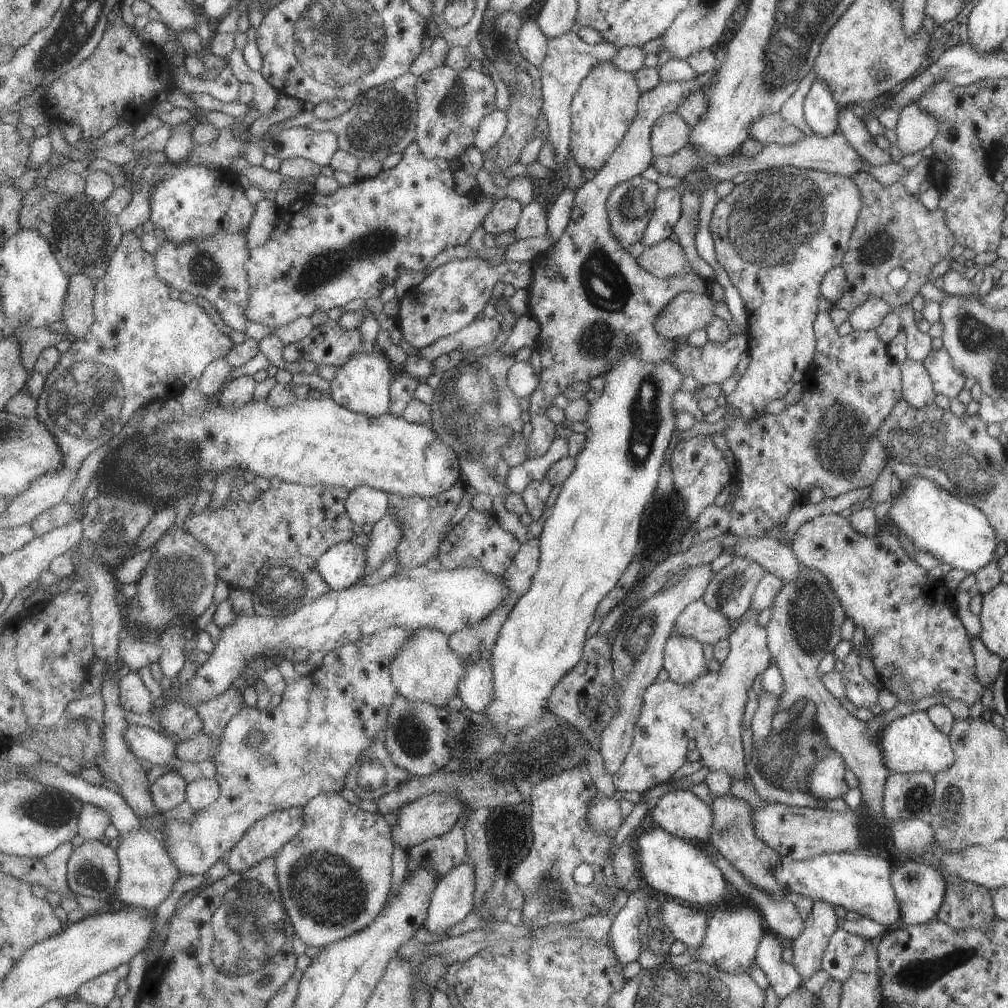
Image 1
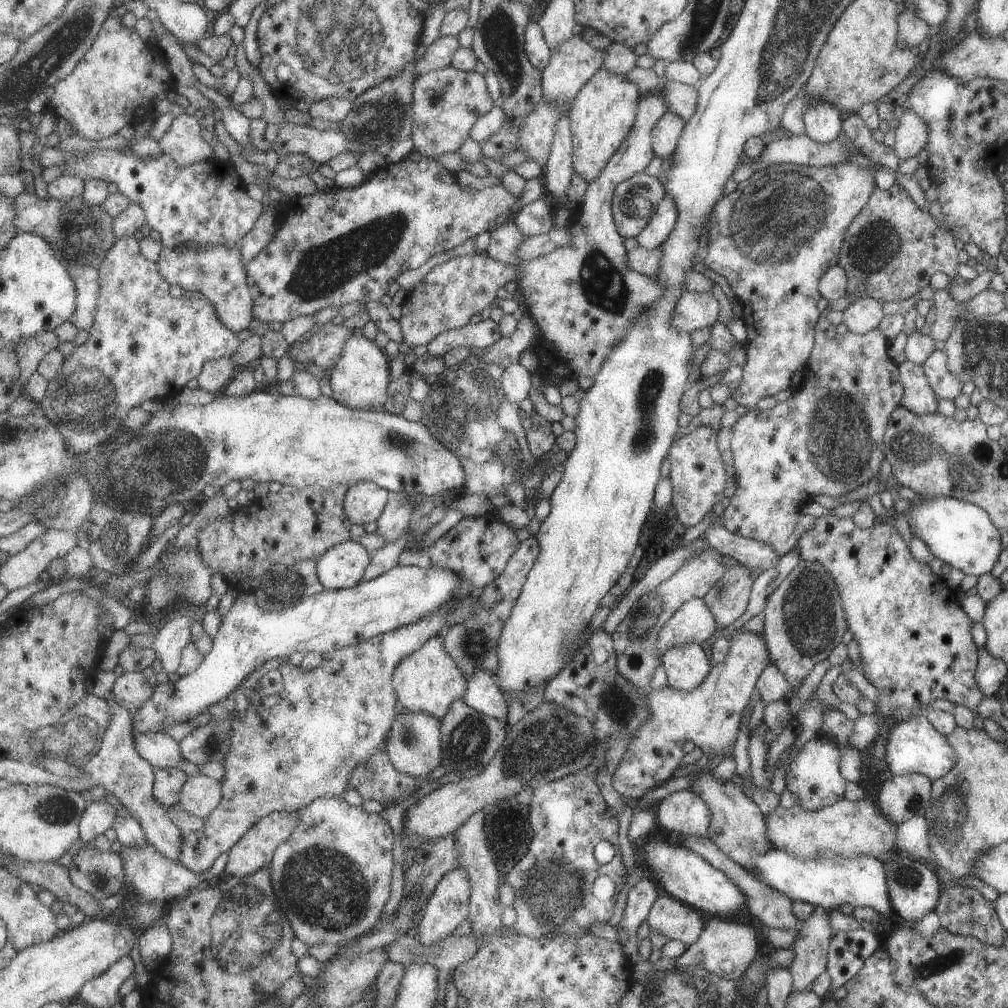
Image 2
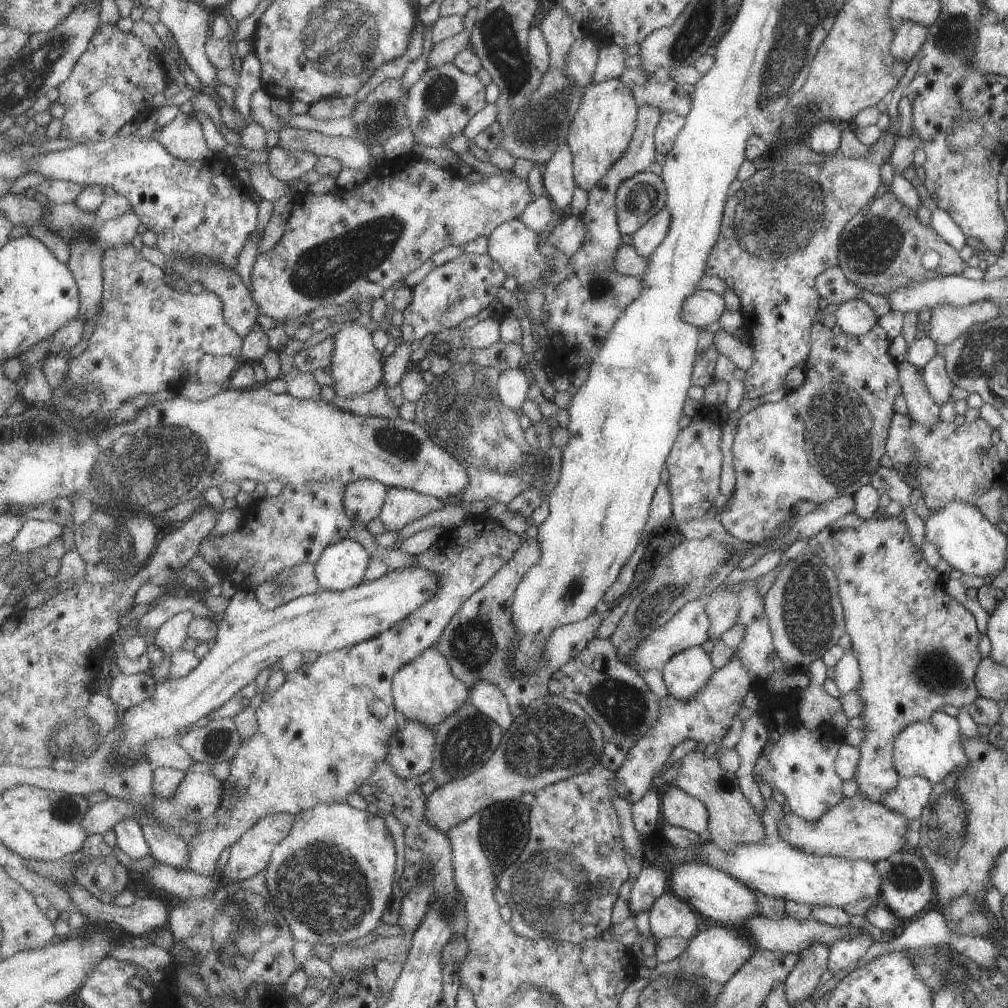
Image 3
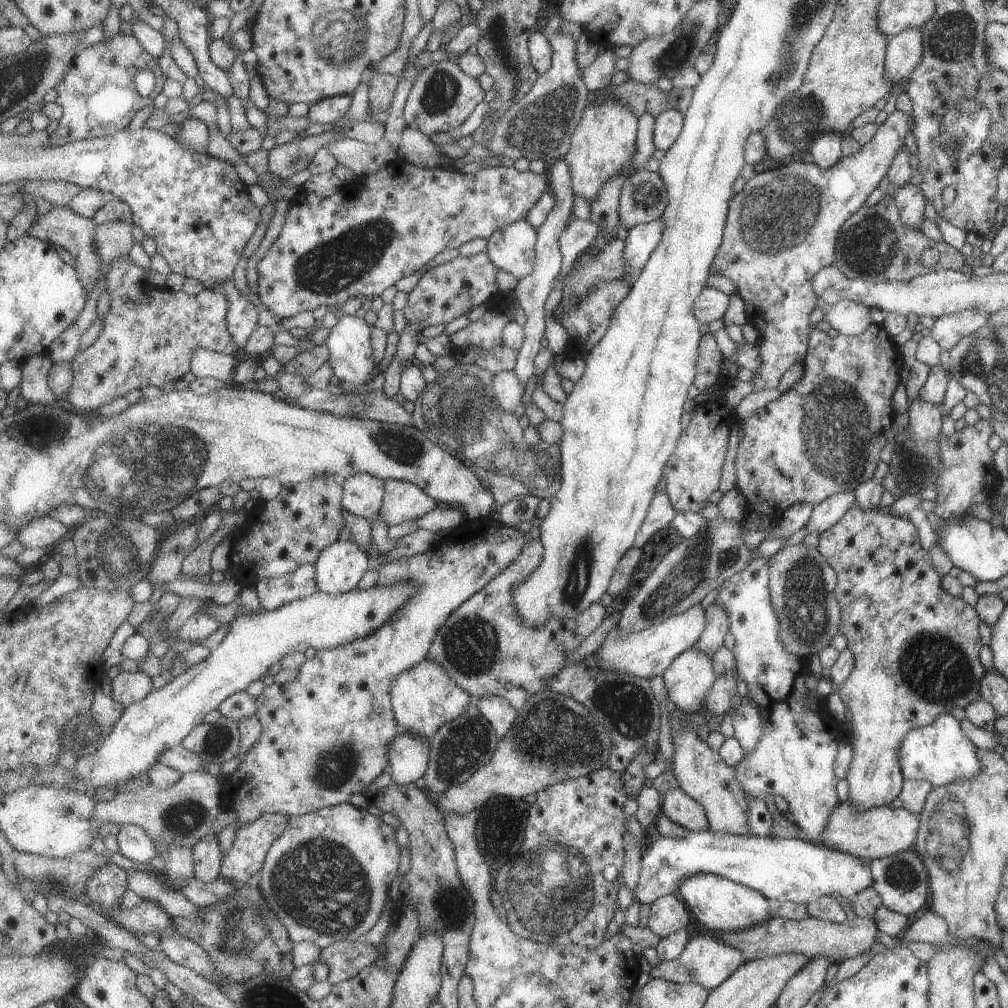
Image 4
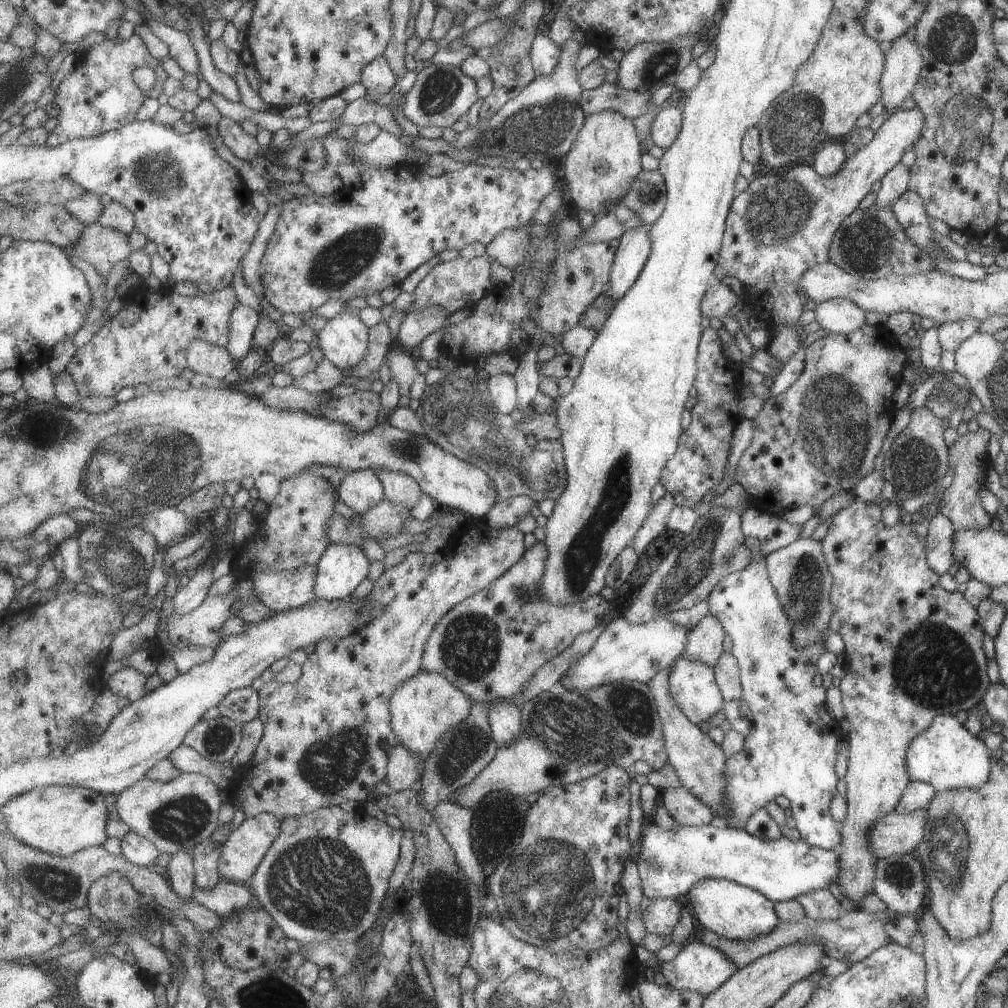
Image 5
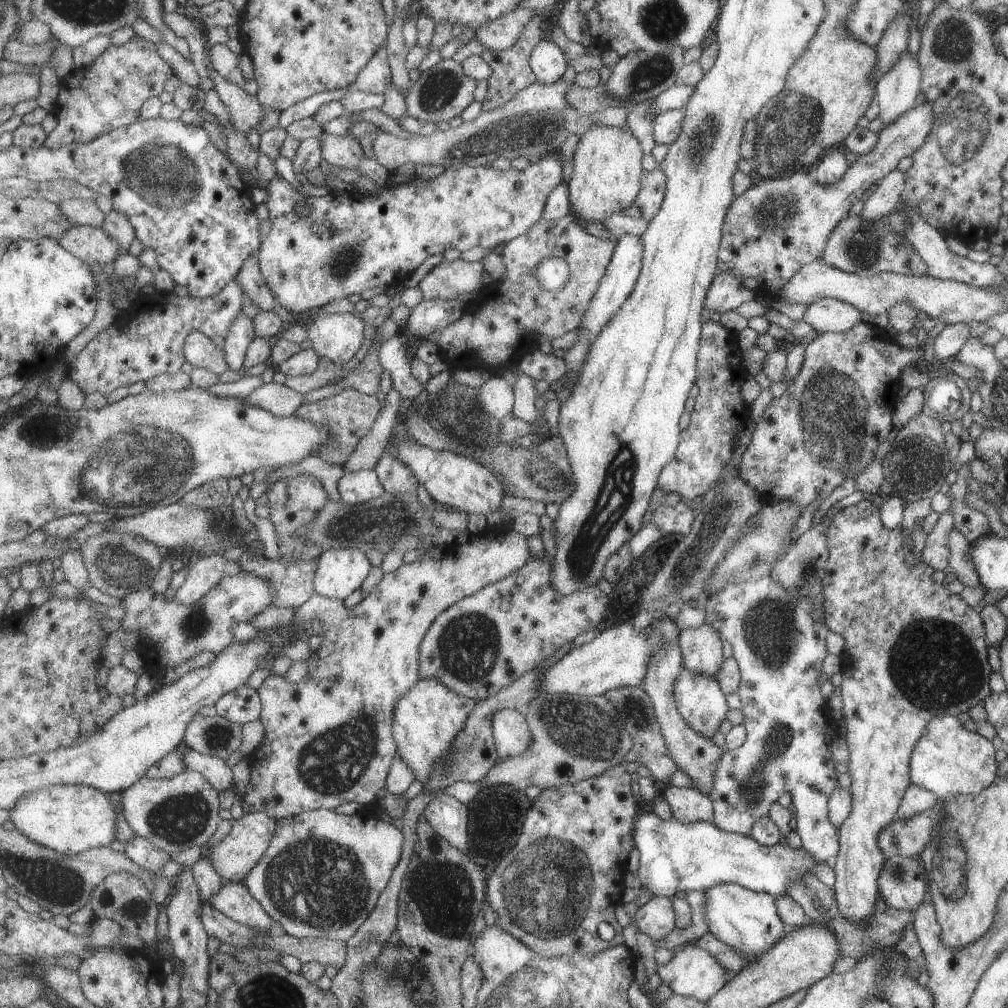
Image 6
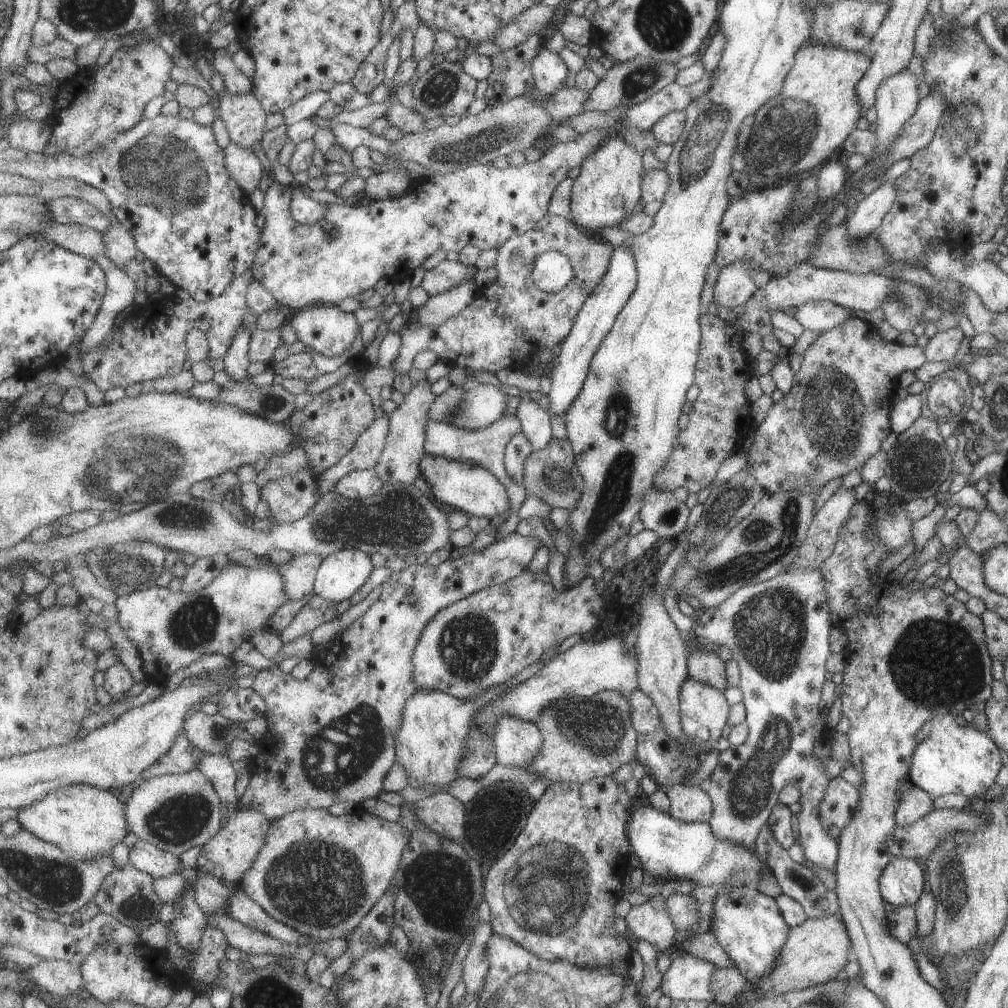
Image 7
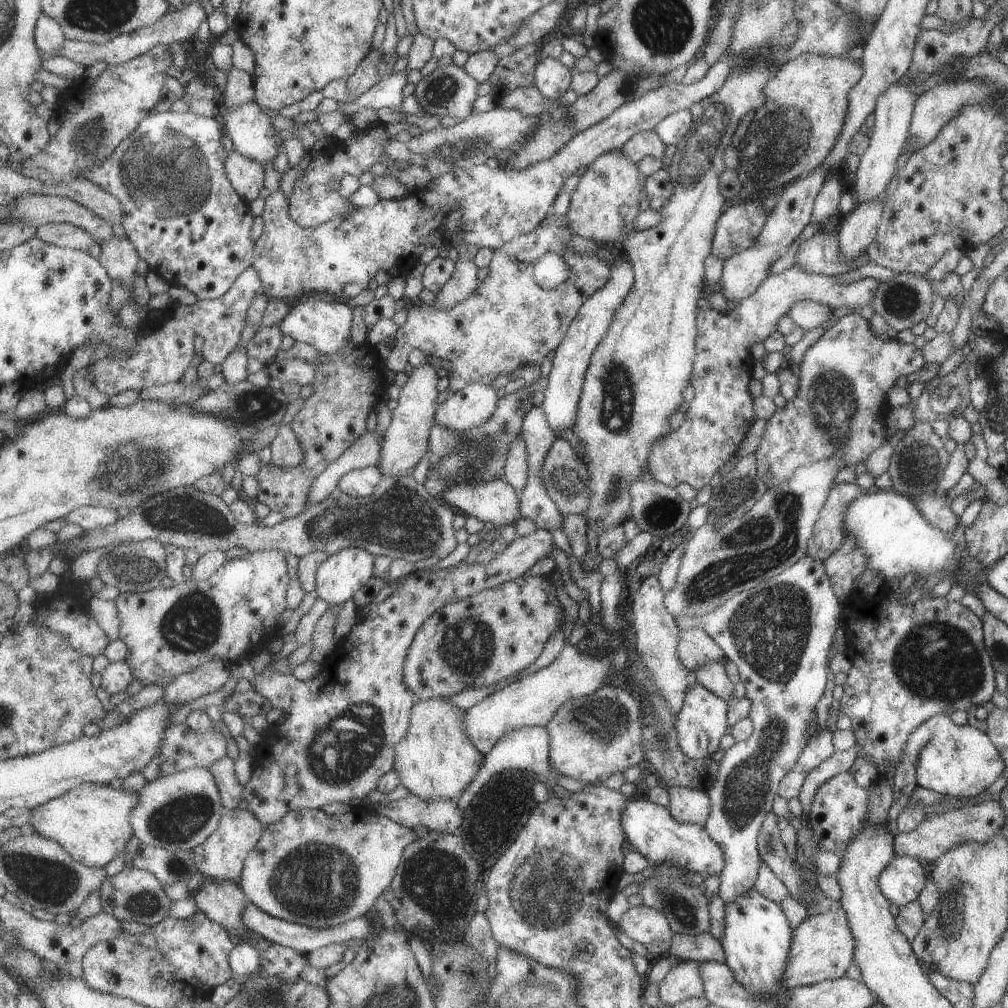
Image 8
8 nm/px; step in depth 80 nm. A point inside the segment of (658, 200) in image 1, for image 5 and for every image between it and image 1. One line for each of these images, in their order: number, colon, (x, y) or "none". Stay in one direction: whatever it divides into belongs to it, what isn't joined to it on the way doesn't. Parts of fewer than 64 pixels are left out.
2: (663, 220)
3: (646, 238)
4: (641, 239)
5: (634, 246)

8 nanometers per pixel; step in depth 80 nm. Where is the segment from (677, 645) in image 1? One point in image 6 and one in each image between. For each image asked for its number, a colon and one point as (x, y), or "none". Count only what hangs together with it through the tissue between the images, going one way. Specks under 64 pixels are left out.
2: (685, 665)
3: (685, 673)
4: (687, 680)
5: (692, 684)
6: (699, 699)

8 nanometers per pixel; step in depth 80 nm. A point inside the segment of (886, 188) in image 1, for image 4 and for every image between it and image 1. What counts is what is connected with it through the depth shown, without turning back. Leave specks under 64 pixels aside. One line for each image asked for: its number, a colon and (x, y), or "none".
2: (891, 248)
3: (880, 249)
4: (873, 244)

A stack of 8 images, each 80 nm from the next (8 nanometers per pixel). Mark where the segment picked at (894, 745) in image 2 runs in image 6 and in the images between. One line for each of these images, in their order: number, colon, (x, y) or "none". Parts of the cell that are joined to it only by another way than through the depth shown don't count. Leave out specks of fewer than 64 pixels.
3: (929, 749)
4: (938, 753)
5: (945, 755)
6: (947, 759)

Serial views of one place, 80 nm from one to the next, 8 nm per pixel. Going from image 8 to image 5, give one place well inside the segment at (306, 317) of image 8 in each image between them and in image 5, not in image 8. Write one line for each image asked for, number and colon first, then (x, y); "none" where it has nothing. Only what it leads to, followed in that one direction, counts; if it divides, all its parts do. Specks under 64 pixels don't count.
5: (345, 339)
6: (338, 336)
7: (323, 328)

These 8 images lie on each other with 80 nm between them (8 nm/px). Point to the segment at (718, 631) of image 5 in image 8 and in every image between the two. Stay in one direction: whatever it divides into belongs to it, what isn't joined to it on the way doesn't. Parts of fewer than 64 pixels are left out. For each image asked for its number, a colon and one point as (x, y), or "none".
6: (700, 646)
7: (703, 664)
8: (712, 676)

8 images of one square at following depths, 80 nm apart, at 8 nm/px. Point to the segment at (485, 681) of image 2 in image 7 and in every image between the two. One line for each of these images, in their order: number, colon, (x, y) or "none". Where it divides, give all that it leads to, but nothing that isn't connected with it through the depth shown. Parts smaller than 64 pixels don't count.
3: (489, 699)
4: (502, 714)
5: (506, 718)
6: (511, 730)
7: (518, 742)

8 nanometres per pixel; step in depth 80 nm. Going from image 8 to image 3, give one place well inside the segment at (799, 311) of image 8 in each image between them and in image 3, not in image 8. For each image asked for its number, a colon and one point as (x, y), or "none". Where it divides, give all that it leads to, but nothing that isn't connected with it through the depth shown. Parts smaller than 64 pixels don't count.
3: (854, 317)
4: (850, 318)
5: (837, 315)
6: (826, 314)
7: (818, 316)

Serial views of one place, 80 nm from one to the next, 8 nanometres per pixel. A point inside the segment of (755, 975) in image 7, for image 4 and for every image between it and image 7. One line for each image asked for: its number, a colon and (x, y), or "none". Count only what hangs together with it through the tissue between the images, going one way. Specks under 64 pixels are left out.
4: (719, 904)
5: (733, 911)
6: (747, 920)

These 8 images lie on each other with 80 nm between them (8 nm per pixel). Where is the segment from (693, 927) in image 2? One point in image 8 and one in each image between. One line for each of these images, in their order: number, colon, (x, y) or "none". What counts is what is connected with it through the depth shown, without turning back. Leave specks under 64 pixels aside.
3: (668, 916)
4: (667, 915)
5: (660, 917)
6: (655, 918)
7: (650, 921)
8: (648, 926)

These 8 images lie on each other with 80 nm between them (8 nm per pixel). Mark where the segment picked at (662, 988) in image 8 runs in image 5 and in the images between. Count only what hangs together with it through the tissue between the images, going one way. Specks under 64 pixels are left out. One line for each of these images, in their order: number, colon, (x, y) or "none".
5: (697, 967)
6: (692, 972)
7: (688, 977)

